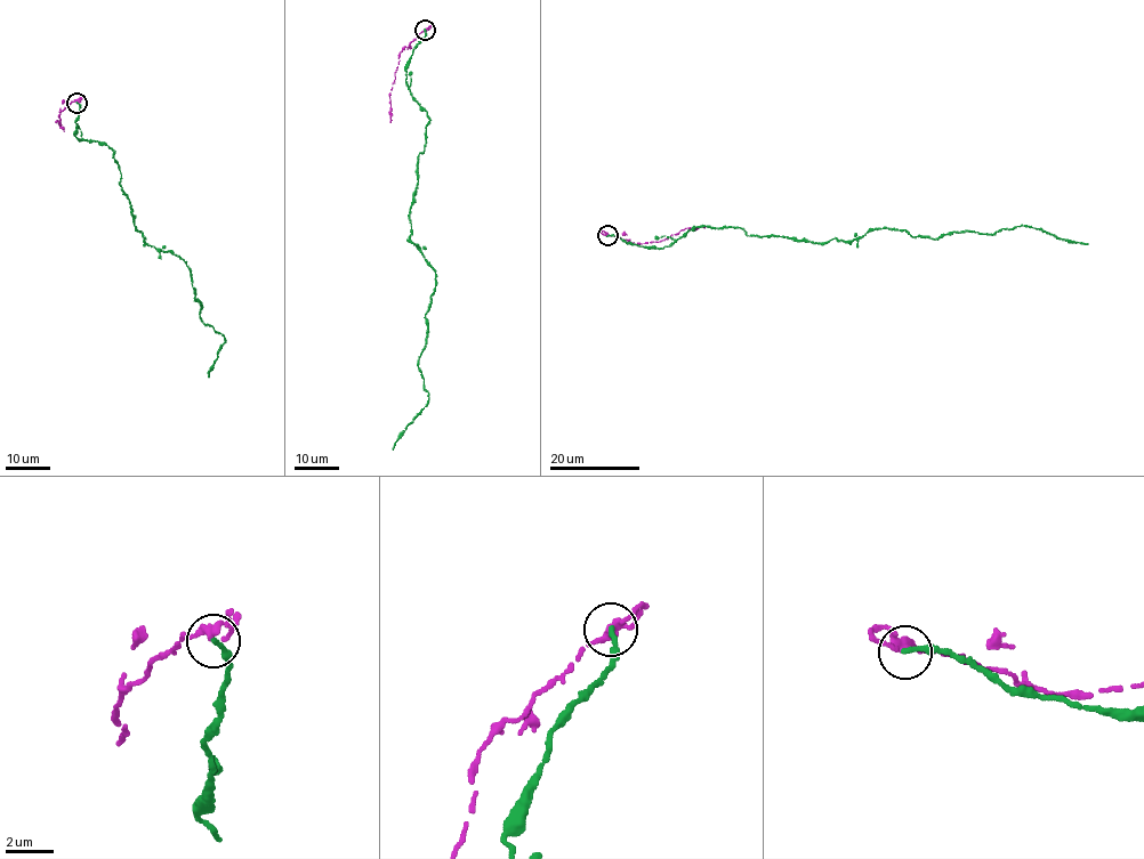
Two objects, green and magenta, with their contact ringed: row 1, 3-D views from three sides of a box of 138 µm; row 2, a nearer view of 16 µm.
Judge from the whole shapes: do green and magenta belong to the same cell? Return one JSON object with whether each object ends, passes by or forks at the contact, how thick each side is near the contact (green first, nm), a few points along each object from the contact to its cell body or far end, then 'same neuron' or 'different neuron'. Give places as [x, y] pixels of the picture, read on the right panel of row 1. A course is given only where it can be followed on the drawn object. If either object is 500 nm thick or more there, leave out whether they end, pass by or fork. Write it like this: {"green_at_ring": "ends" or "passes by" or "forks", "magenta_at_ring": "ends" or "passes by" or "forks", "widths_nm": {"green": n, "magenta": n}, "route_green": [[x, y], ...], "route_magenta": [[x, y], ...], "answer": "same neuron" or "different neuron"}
{"green_at_ring": "ends", "magenta_at_ring": "passes by", "widths_nm": {"green": 240, "magenta": 300}, "route_green": [[607, 236], [663, 249], [708, 225], [818, 243], [880, 228], [934, 240], [1026, 225], [1088, 244]], "route_magenta": [[607, 235], [636, 244], [660, 241], [682, 229], [705, 227]], "answer": "different neuron"}

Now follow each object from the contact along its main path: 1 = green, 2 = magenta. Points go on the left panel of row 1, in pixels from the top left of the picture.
1: (77, 103), (74, 136), (115, 153), (135, 226), (145, 242), (184, 261), (200, 317), (225, 339), (208, 377)
2: (77, 102), (72, 100), (58, 115), (59, 123), (56, 121), (64, 131)

